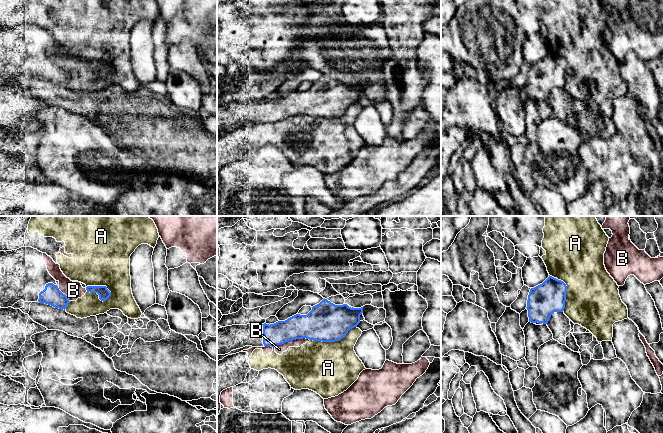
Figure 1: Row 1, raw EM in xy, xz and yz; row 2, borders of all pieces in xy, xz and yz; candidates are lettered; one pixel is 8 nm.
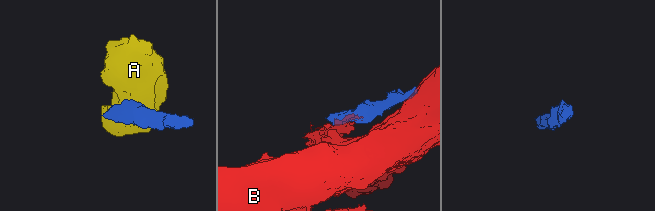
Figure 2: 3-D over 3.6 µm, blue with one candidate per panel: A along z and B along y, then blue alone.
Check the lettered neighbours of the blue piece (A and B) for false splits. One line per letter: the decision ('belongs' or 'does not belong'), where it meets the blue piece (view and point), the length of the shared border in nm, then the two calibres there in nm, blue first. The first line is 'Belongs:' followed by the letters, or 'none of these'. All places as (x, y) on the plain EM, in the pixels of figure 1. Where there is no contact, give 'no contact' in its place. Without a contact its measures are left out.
Belongs: none of these
A: does not belong; meets blue in xy at (100, 62); contact 220 nm long; 90 nm thick on the blue side, 460 nm on the other
B: does not belong; meets blue in xz at (292, 116); contact 280 nm long; 260 nm thick on the blue side, 80 nm on the other

